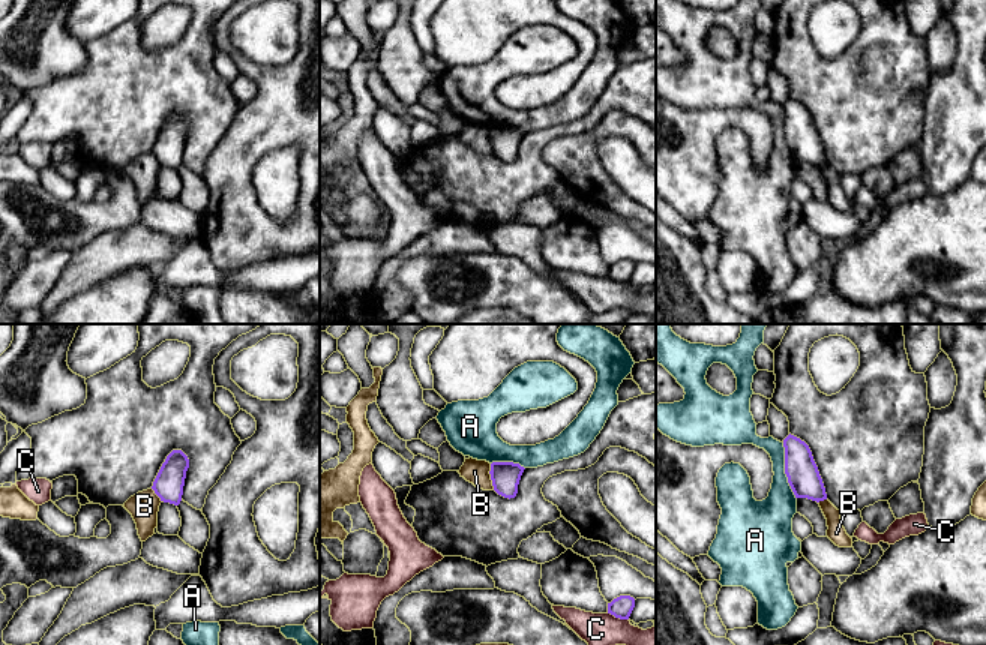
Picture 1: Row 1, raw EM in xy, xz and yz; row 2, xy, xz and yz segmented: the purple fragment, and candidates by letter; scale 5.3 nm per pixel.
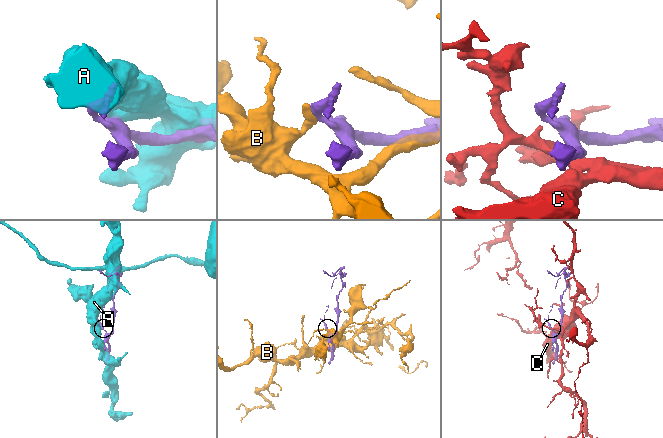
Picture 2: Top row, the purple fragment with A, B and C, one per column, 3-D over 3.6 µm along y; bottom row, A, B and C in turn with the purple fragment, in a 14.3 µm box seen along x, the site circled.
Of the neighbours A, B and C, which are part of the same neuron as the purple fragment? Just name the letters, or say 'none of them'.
none of them

